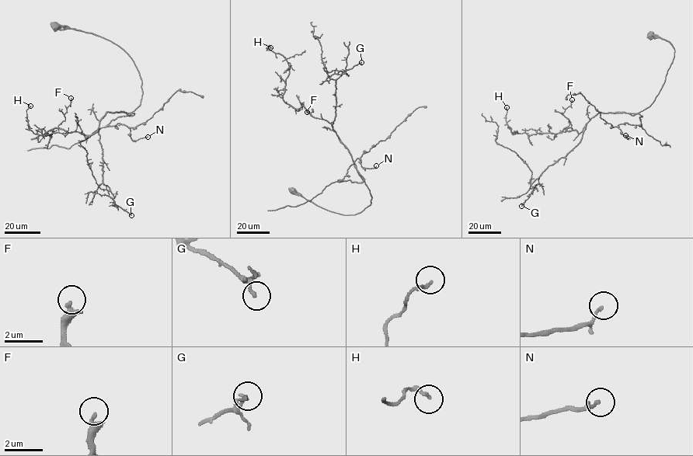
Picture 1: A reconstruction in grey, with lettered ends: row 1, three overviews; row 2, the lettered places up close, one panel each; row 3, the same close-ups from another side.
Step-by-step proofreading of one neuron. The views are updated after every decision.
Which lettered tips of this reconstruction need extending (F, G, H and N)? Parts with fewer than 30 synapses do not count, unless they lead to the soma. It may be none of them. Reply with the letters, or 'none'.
none

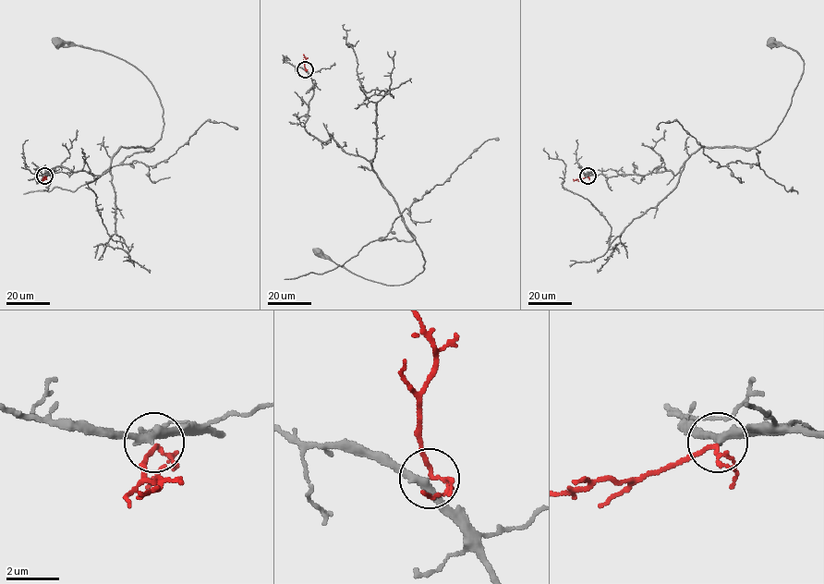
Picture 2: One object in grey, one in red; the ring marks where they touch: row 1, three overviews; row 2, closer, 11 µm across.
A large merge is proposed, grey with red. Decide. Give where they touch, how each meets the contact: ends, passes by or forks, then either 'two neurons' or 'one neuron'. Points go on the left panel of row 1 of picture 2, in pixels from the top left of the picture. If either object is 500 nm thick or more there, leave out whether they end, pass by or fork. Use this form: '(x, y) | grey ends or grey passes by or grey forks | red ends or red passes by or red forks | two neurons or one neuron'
(44, 176) | grey passes by | red passes by | one neuron

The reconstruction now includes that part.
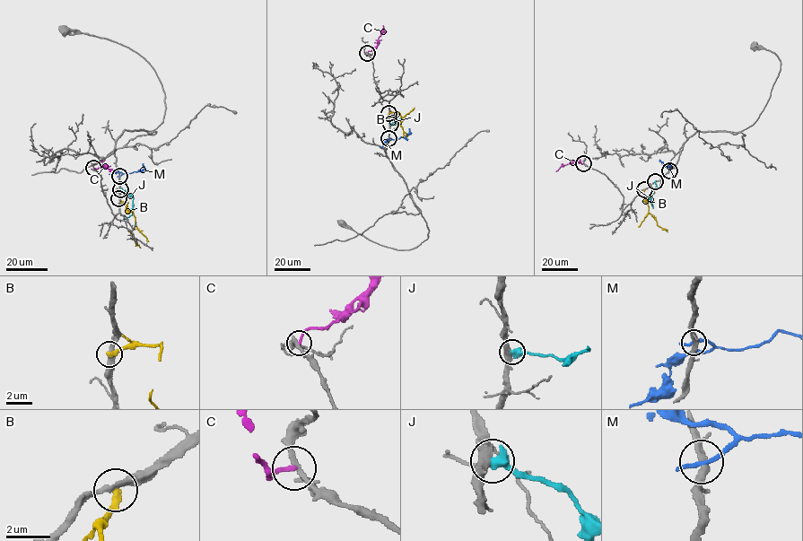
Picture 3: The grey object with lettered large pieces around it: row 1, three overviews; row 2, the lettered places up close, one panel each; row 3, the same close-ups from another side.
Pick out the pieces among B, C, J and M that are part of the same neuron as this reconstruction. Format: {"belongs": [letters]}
{"belongs": []}

